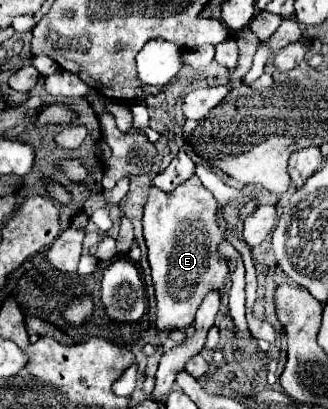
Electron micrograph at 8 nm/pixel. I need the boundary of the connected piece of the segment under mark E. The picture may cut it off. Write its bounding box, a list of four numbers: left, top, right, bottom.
[143,175,229,333]

